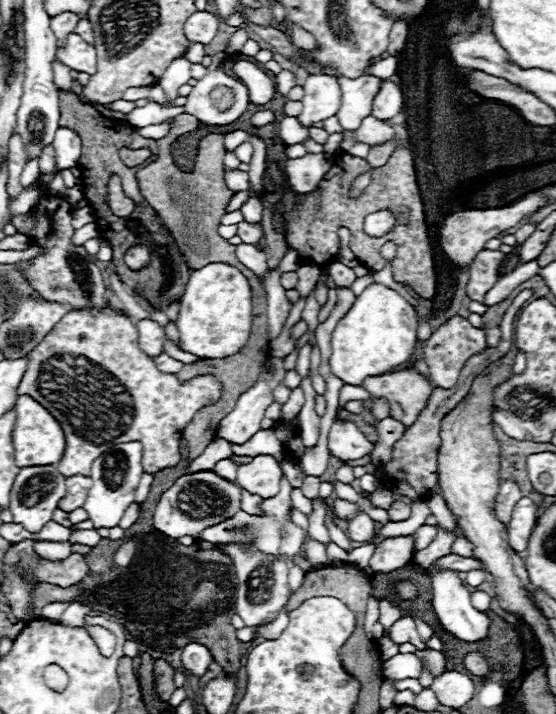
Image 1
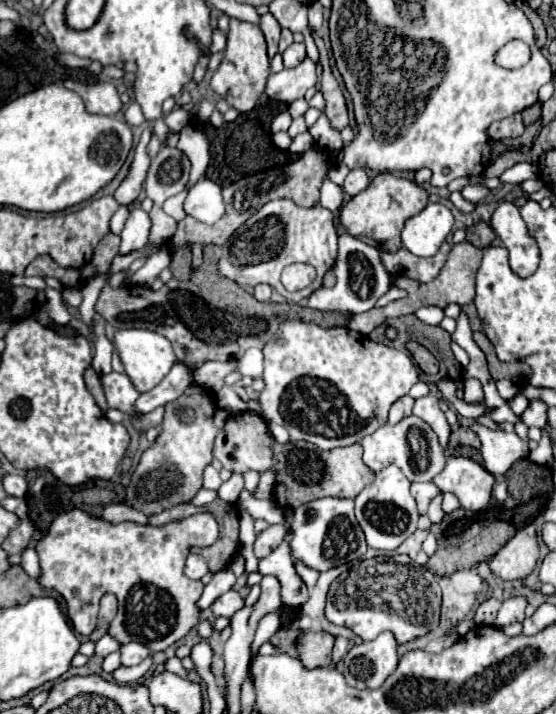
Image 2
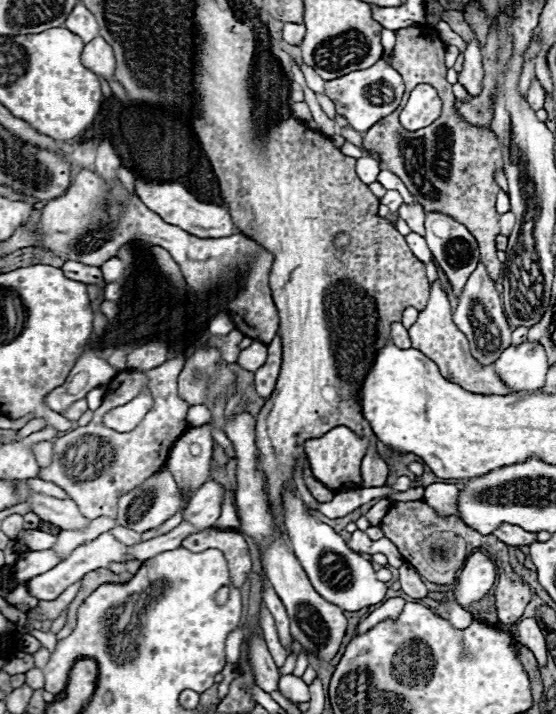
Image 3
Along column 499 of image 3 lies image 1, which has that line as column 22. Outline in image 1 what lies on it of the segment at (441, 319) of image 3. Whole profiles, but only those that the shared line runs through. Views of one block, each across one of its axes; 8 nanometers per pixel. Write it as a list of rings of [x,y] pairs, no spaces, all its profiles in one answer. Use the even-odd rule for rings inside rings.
[[[108,306],[102,310],[84,308],[68,312],[52,328],[46,340],[42,340],[42,344],[30,354],[26,372],[16,388],[16,394],[32,396],[60,422],[66,436],[66,450],[56,468],[64,476],[90,476],[90,466],[102,452],[106,452],[114,444],[130,440],[138,440],[144,444],[144,472],[156,474],[158,470],[176,466],[182,460],[178,440],[184,426],[194,418],[198,410],[220,400],[222,384],[210,374],[198,374],[192,380],[180,384],[176,374],[160,372],[154,360],[140,350],[138,332],[130,318]]]

